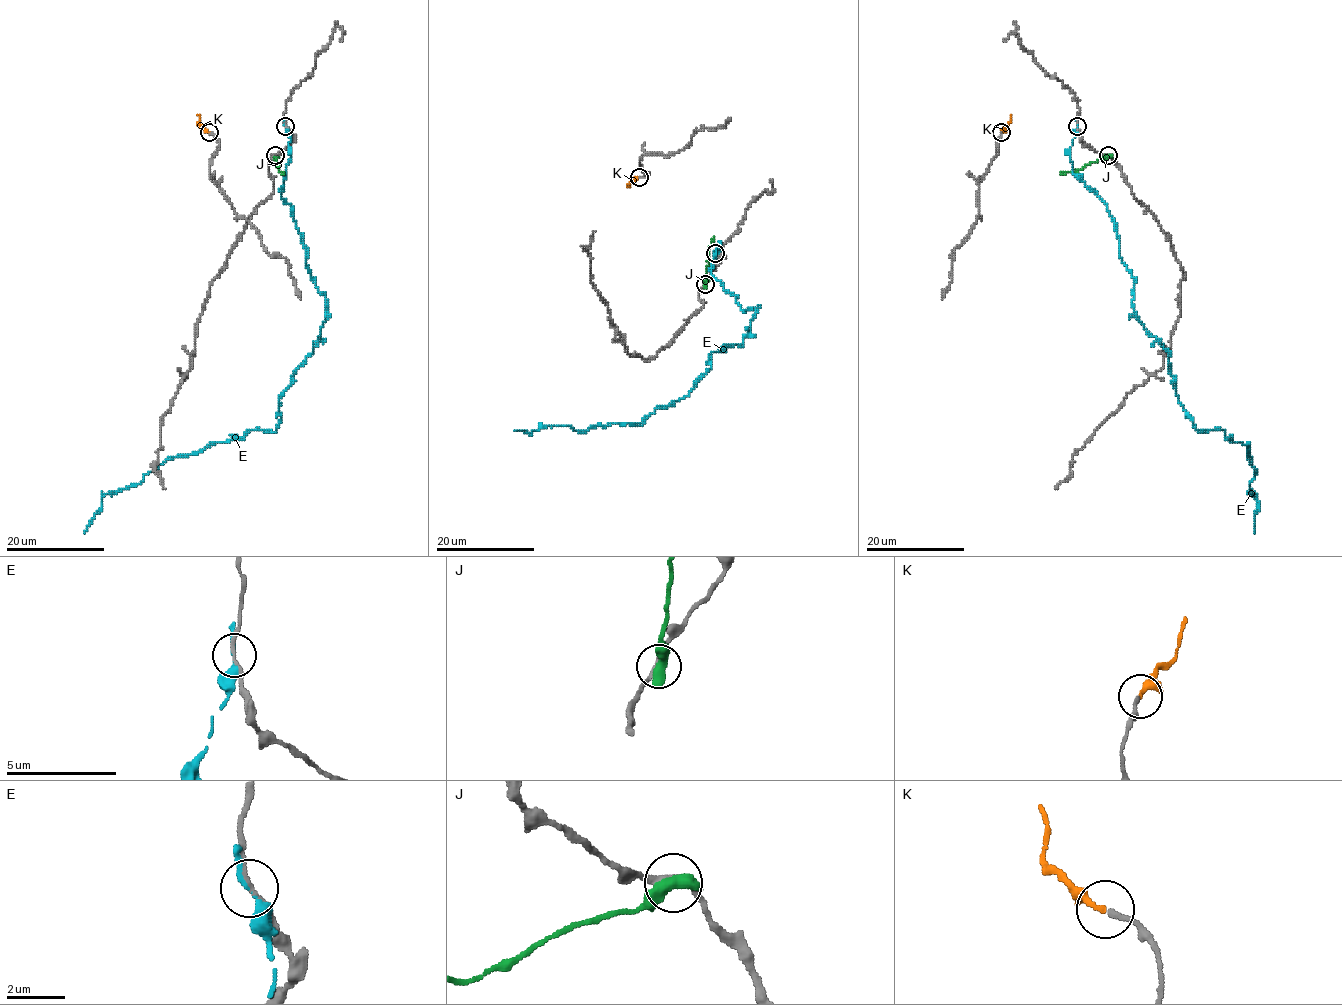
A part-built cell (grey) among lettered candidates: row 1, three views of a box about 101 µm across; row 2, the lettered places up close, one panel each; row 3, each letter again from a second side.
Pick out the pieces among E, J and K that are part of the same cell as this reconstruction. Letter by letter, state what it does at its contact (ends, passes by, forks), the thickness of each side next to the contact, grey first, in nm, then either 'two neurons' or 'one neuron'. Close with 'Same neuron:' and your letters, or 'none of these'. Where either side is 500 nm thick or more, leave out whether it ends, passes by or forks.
E: it passes by | 160/200 nm | two neurons
J: 200/600 nm | two neurons
K: it ends | 190/180 nm | one neuron
Same neuron: K

